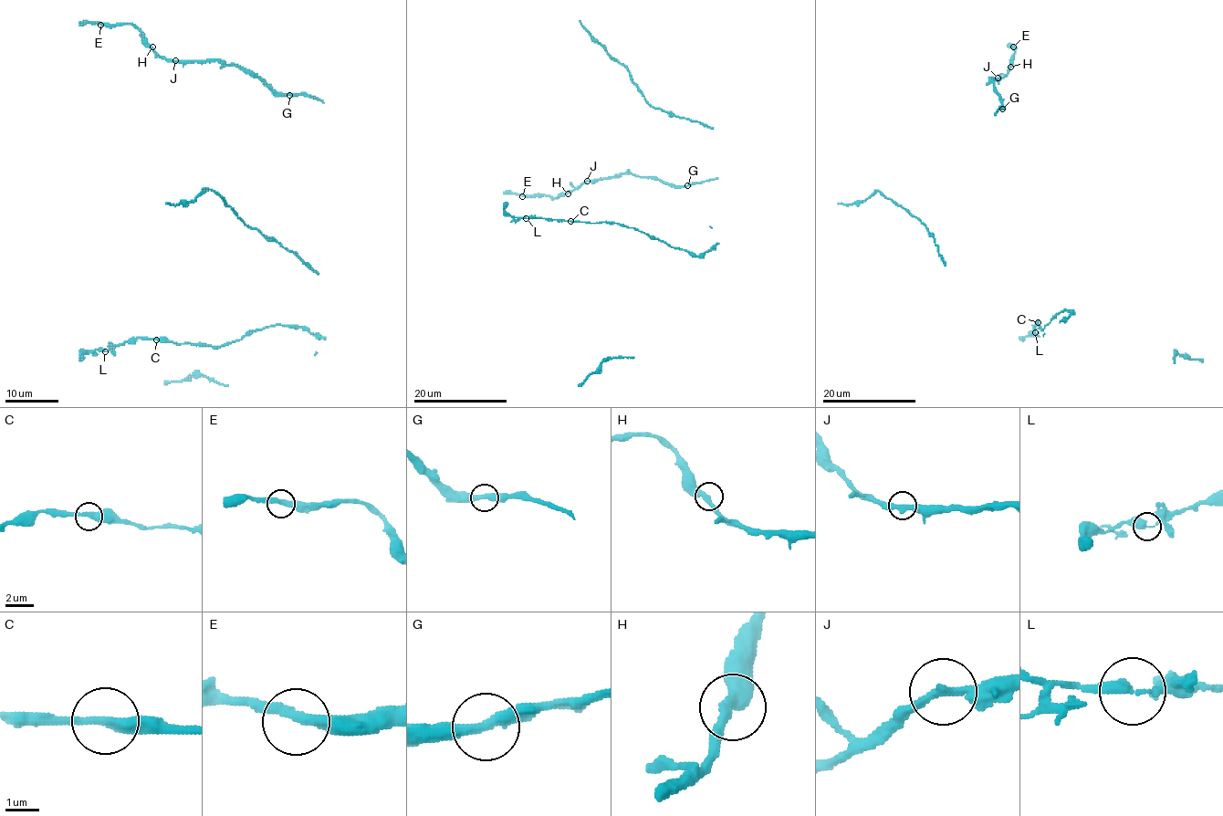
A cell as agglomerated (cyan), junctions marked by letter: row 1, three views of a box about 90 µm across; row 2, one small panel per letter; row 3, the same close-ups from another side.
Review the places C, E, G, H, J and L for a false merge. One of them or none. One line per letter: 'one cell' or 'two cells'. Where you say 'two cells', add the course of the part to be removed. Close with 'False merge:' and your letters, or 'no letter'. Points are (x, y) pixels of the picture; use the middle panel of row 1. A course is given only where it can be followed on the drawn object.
C: one cell
E: one cell
G: one cell
H: one cell
J: one cell
L: one cell
False merge: no letter

